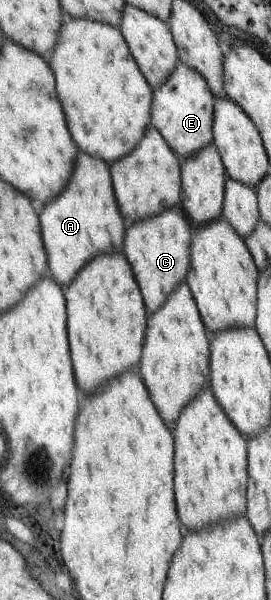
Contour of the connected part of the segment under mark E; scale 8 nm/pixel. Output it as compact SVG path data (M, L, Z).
M180 61L172 76L160 88L154 90L152 125L160 130L160 134L171 145L176 156L179 156L182 161L188 160L190 156L196 156L198 152L214 144L216 98L208 86L208 81L200 72L196 72L195 68Z

